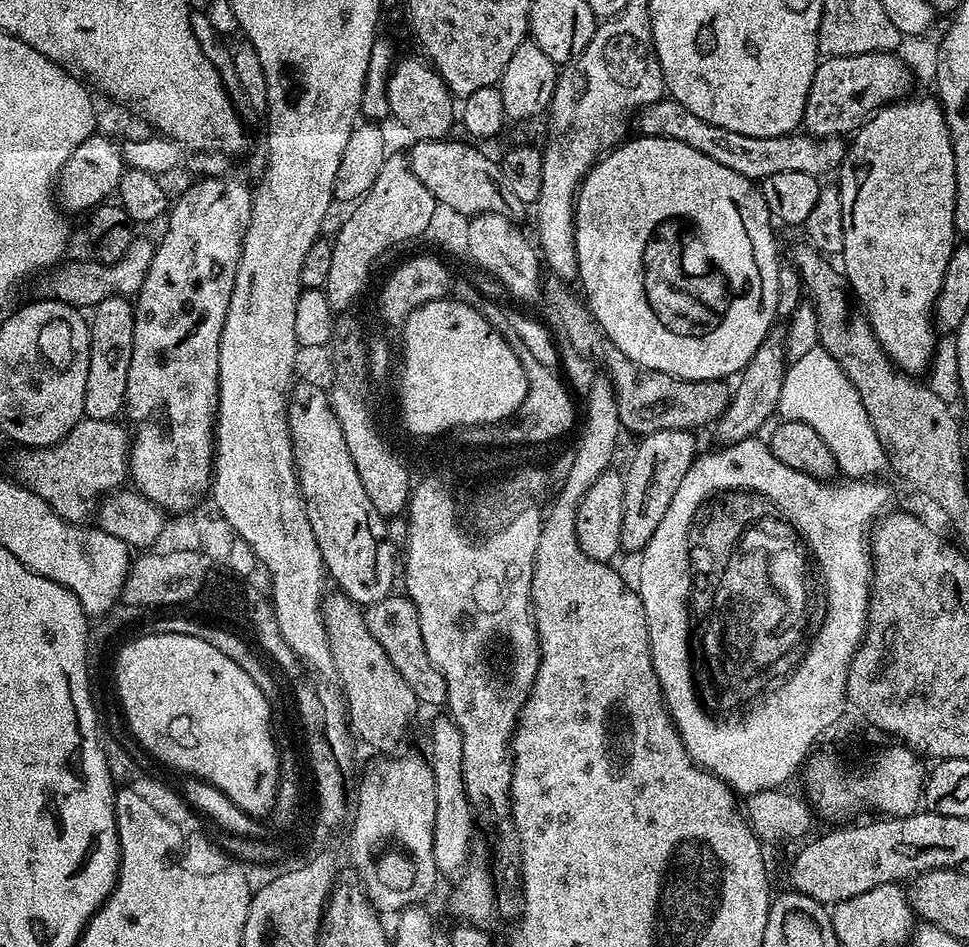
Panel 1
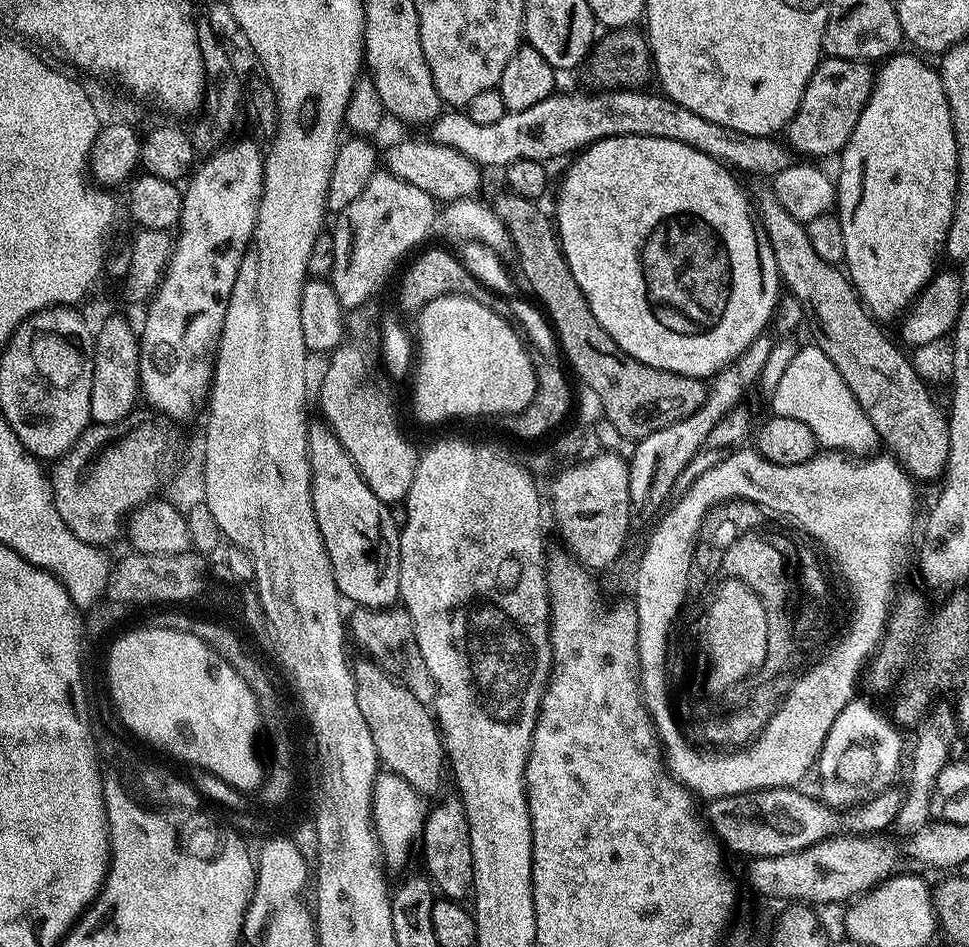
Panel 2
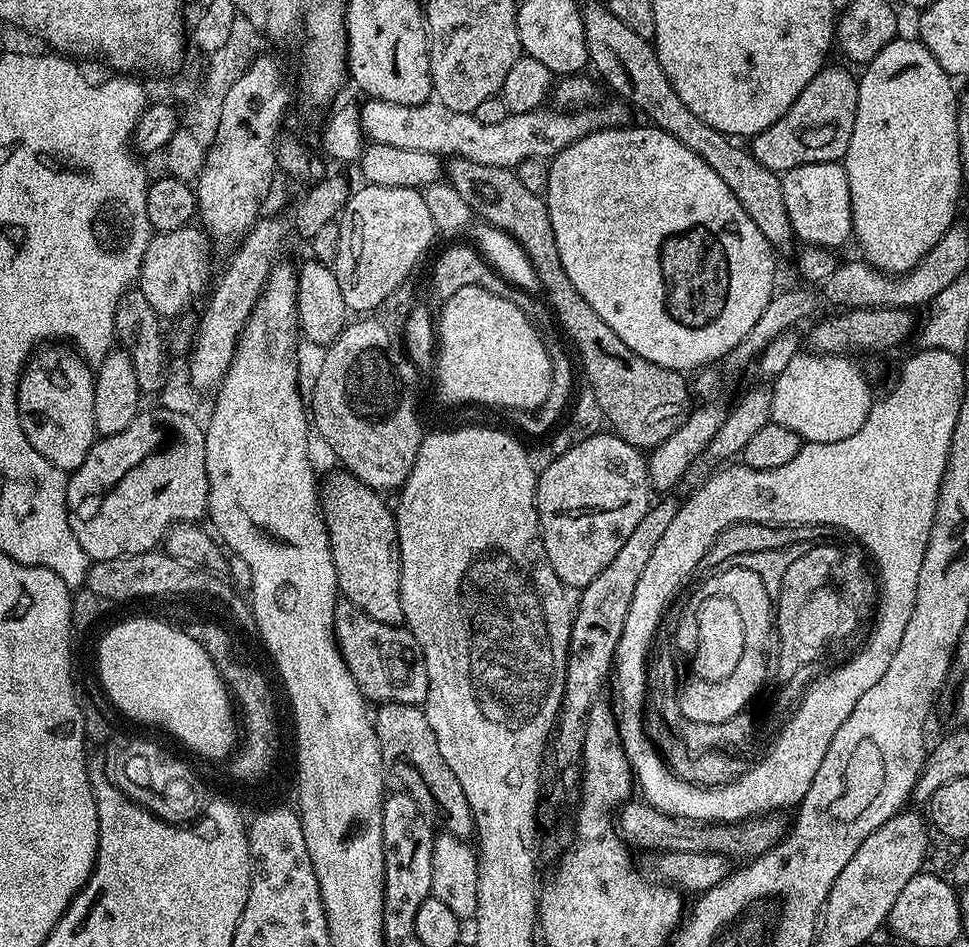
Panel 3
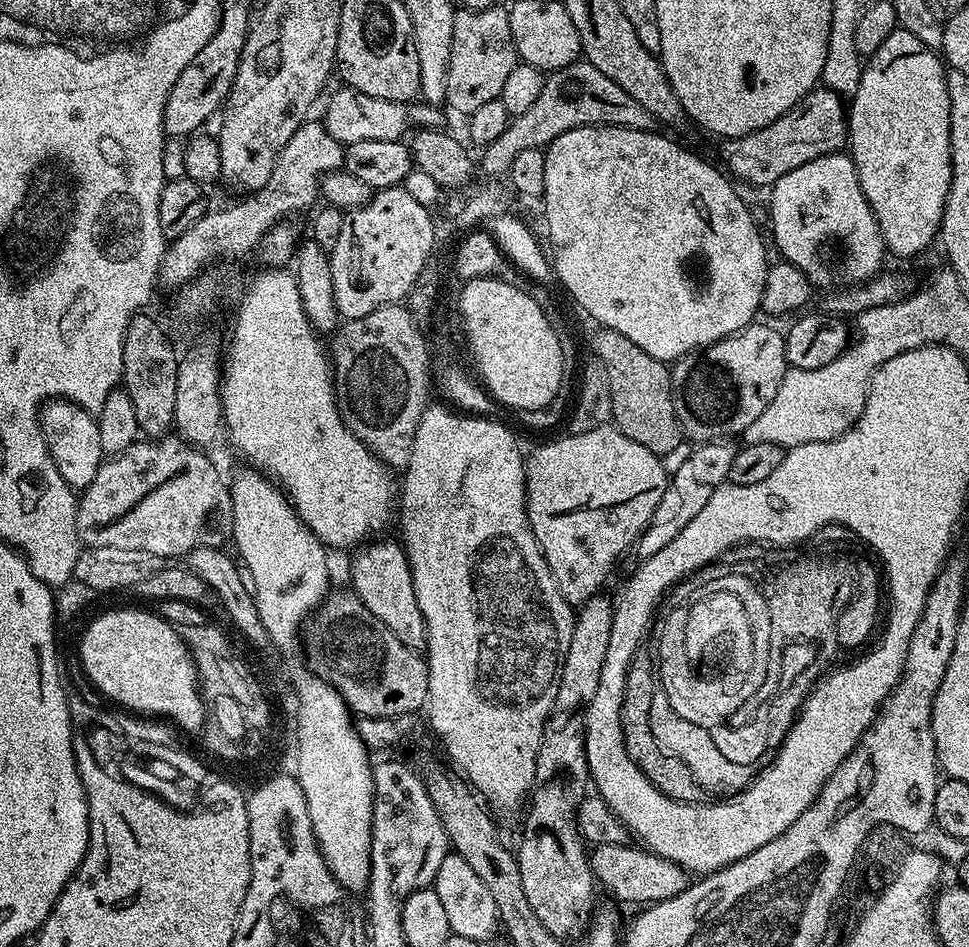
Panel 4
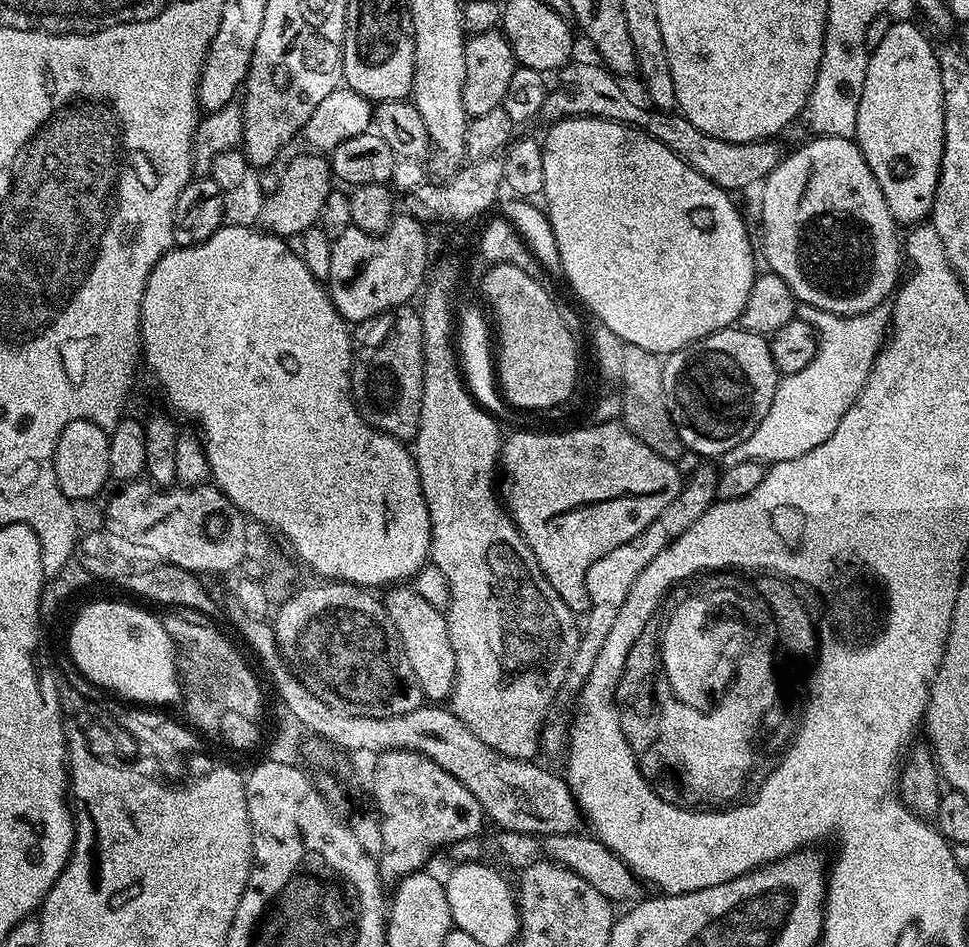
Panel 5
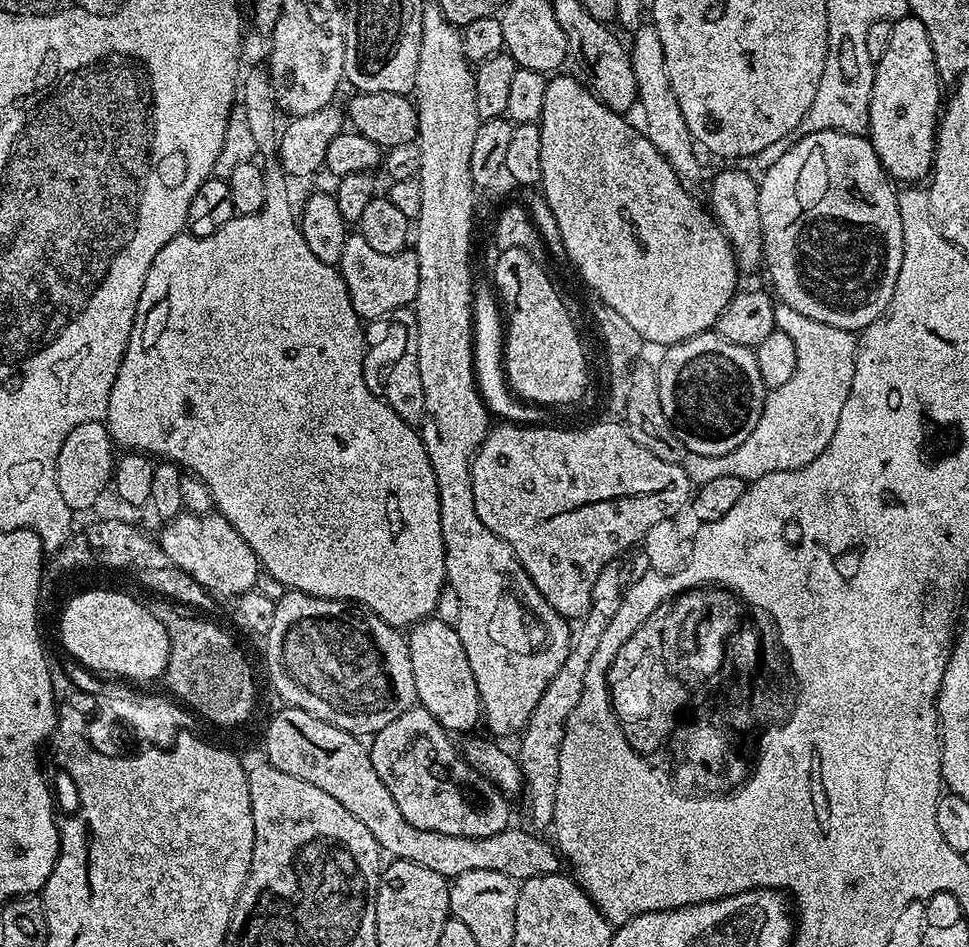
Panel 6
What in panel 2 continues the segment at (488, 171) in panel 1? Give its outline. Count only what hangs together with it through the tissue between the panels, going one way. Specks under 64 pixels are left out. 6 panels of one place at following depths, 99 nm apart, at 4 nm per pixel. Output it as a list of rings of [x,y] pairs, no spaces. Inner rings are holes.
[[[431,138],[425,140],[400,140],[382,152],[383,167],[390,174],[402,178],[402,182],[410,182],[410,186],[418,186],[418,190],[426,190],[437,202],[456,200],[460,196],[471,196],[480,184],[481,169],[470,158],[466,158],[458,150],[442,146]]]

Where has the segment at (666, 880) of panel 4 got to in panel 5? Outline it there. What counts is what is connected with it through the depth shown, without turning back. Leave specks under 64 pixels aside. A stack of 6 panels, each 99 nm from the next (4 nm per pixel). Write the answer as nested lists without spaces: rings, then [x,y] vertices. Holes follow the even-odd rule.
[[[503,830],[497,831],[495,834],[497,835],[496,840],[489,842],[489,850],[496,852],[497,858],[502,863],[509,864],[510,867],[516,868],[515,870],[523,870],[528,864],[541,859],[543,853],[547,859],[578,874],[578,878],[586,878],[586,882],[590,882],[590,886],[594,886],[594,890],[598,890],[598,894],[602,894],[613,905],[628,906],[639,901],[645,895],[645,885],[640,877],[635,876],[624,865],[623,860],[619,860],[605,844],[600,843],[593,835],[580,836],[581,833],[575,831],[570,834],[554,834],[541,839],[539,836],[527,836]],[[540,848],[544,852],[540,852]]]

